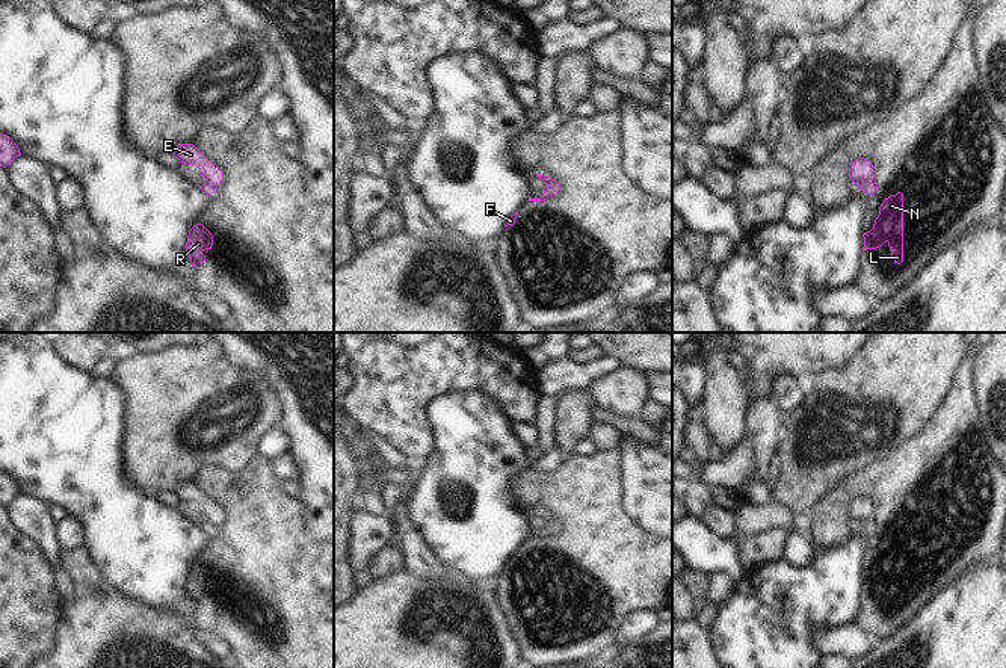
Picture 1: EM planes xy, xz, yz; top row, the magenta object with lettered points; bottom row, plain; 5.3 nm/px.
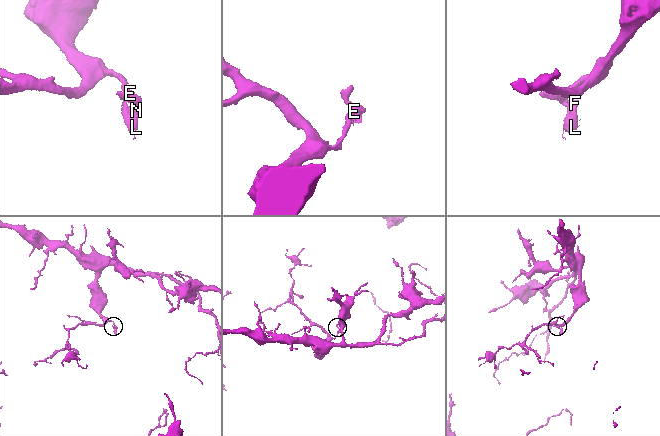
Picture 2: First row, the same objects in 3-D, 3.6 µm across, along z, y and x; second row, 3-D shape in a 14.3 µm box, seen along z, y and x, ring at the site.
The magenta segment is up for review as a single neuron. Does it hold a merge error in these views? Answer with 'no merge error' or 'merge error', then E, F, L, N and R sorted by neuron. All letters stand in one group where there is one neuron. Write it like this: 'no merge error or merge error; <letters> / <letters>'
merge error; E / F L N R

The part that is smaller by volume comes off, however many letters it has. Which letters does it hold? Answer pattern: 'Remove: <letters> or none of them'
Remove: F, L, N, R

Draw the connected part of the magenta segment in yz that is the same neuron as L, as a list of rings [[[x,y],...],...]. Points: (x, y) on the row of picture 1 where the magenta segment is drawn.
[[[897,192],[884,199],[873,228],[863,234],[866,249],[876,249],[885,242],[891,249],[894,263],[903,261],[903,193]]]

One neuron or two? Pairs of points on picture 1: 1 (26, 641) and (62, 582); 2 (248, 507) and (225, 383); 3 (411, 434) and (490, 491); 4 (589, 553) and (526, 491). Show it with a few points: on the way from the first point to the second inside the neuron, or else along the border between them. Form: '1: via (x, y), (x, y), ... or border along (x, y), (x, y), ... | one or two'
1: border along (52, 570), (52, 585), (61, 602) | two
2: border along (257, 455), (237, 472), (206, 466) | two
3: border along (428, 414), (432, 449), (426, 458) | two
4: via (586, 534), (546, 493) | one

